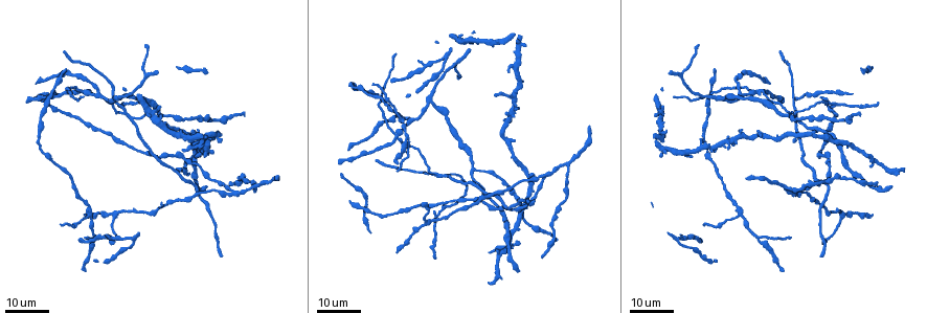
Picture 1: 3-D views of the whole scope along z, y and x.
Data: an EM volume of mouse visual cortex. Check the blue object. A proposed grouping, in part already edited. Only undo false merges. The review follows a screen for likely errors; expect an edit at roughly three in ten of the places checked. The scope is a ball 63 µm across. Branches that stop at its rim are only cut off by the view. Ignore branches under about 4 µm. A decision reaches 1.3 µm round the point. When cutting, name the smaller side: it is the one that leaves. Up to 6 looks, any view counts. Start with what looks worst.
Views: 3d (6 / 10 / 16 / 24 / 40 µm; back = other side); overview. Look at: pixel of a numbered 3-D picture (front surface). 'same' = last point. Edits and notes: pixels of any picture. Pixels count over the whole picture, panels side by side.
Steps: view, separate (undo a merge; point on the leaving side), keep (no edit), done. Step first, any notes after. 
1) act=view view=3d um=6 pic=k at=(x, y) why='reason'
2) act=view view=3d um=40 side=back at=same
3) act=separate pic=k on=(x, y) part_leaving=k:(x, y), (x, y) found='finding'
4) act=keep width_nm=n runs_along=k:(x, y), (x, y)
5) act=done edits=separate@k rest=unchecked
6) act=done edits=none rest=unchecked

act=view view=3d um=24 pic=1 at=(407, 138) why='two arms in line, one across'

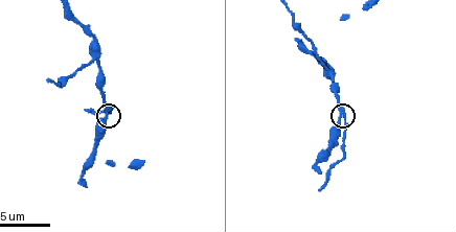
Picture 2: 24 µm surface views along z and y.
act=view view=3d um=6 pic=2 at=(108, 111)

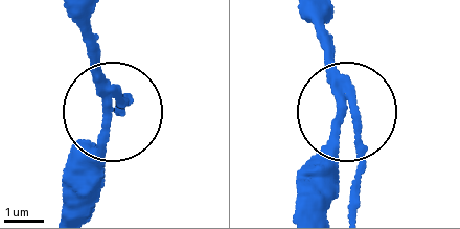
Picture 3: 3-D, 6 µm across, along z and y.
act=separate pic=3 on=(358, 141) side_arm_um=9 part_leaving=3:(345, 87), (354, 114), (354, 204) found='two cells meet here'

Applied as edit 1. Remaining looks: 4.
act=view view=3d um=16 pic=1 at=(396, 135) why='four or more arms meet'

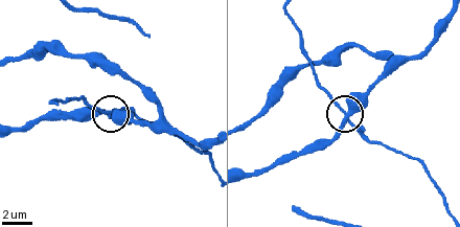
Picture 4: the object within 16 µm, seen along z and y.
act=view view=3d um=6 pic=4 at=(343, 116)

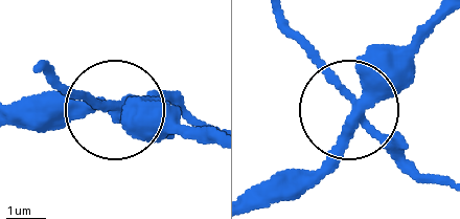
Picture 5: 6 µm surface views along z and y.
act=separate pic=5 on=(397, 152) arms=4 part_leaving=5:(359, 112), (415, 169), (444, 179) found='two cells meet here'

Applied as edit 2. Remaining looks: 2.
act=done edits=separate@3,separate@5 rest=unchecked

